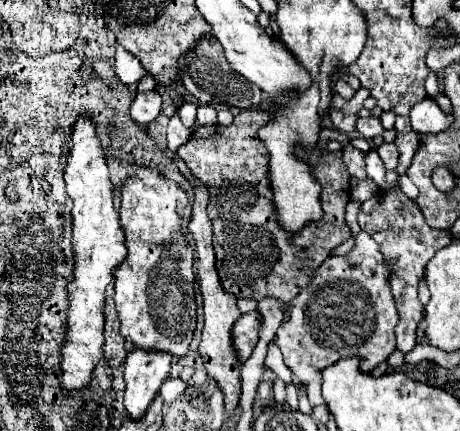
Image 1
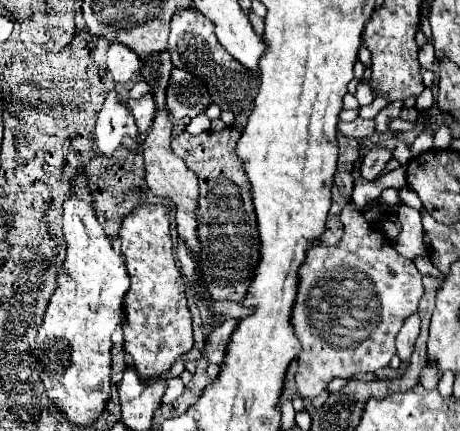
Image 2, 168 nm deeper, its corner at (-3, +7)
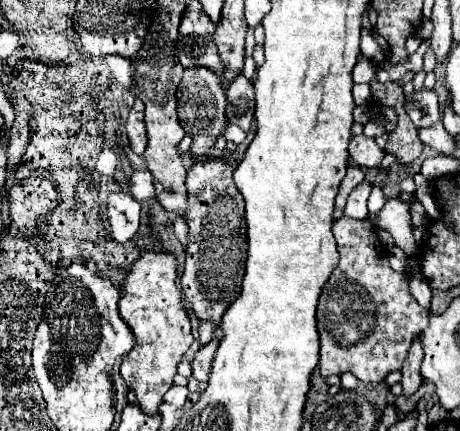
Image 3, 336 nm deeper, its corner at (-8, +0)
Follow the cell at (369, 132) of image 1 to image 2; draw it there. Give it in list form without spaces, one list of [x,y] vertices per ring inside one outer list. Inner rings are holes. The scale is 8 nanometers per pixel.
[[[357,117],[351,123],[343,123],[339,121],[337,125],[339,133],[343,133],[345,137],[353,137],[353,139],[367,139],[375,133],[375,119],[361,119]]]

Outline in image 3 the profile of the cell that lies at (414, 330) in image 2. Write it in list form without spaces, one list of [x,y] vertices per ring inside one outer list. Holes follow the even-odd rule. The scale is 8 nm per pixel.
[[[414,340],[410,352],[408,352],[408,358],[404,360],[404,366],[402,366],[402,396],[412,396],[420,384],[422,384],[422,376],[420,376],[420,364],[422,364],[422,348],[420,348],[420,342]]]

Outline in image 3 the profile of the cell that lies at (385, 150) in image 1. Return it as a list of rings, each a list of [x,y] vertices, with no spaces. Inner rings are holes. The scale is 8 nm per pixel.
[[[364,180],[362,184],[358,184],[350,196],[348,196],[348,202],[344,206],[344,216],[352,216],[352,218],[358,218],[358,220],[364,220],[368,216],[368,208],[366,208],[366,200],[370,196],[370,182]]]

